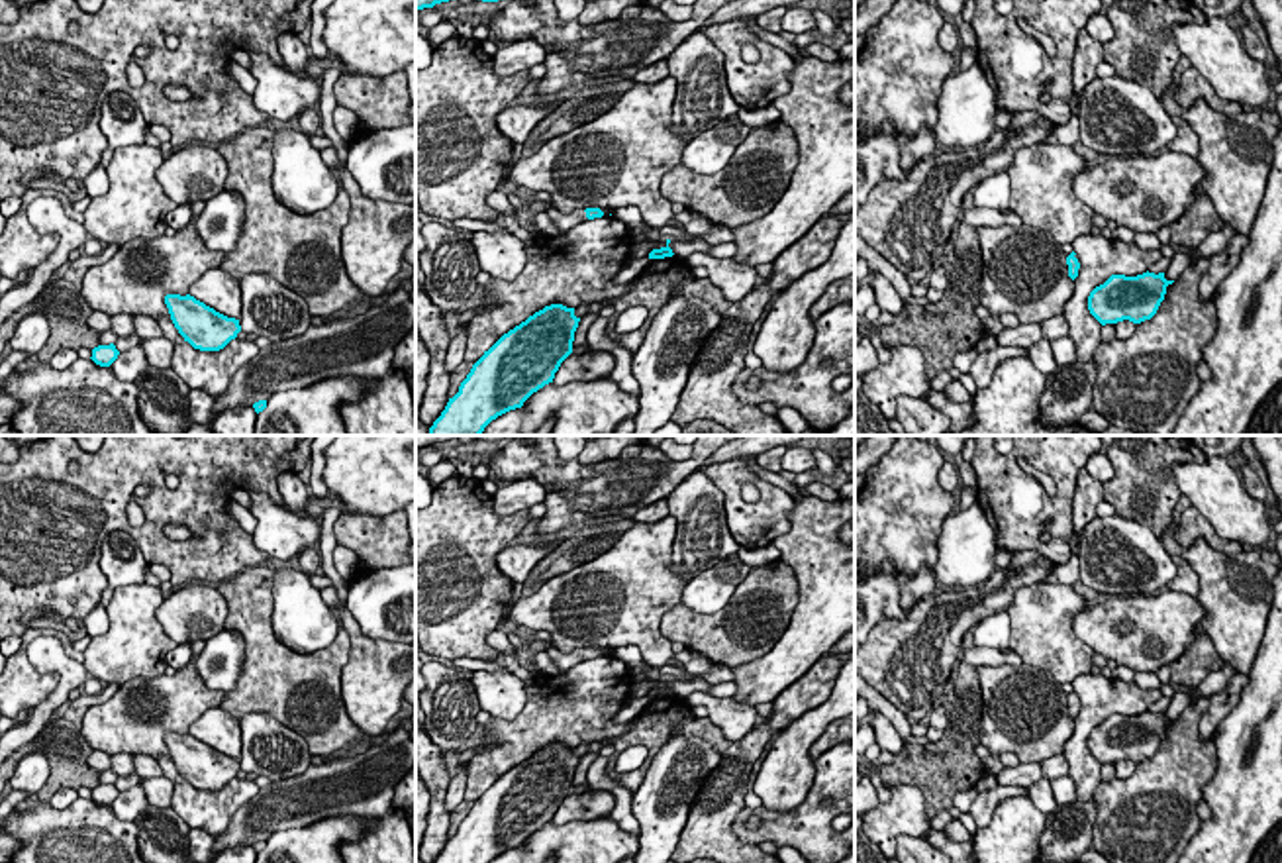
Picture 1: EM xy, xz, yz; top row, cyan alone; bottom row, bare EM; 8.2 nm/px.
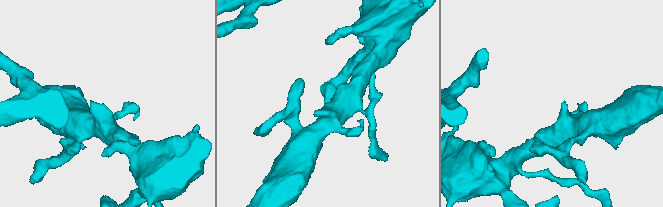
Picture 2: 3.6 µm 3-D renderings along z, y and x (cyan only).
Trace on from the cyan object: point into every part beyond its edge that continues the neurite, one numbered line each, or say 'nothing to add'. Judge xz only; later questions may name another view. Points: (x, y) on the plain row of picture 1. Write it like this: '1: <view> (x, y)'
1: xz (563, 661)

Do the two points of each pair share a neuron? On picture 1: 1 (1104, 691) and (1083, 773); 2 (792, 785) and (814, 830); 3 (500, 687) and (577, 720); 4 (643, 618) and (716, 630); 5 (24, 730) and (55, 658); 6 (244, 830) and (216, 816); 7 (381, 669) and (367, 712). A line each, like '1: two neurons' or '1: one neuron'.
1: one neuron
2: two neurons
3: two neurons
4: two neurons
5: one neuron
6: two neurons
7: one neuron

